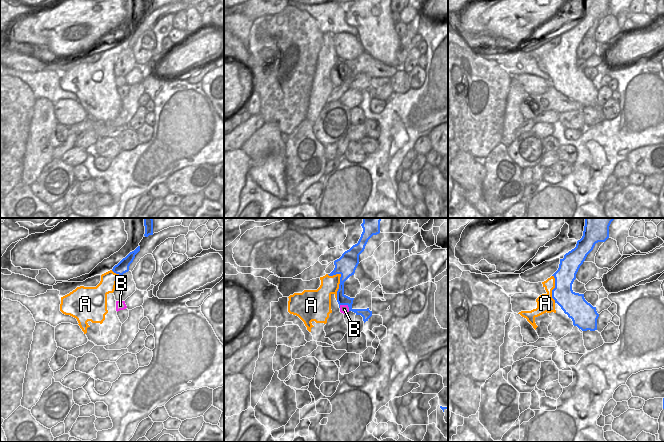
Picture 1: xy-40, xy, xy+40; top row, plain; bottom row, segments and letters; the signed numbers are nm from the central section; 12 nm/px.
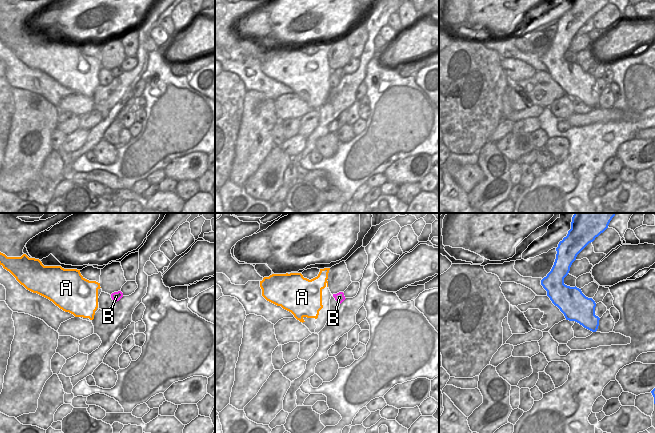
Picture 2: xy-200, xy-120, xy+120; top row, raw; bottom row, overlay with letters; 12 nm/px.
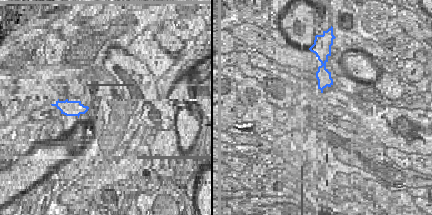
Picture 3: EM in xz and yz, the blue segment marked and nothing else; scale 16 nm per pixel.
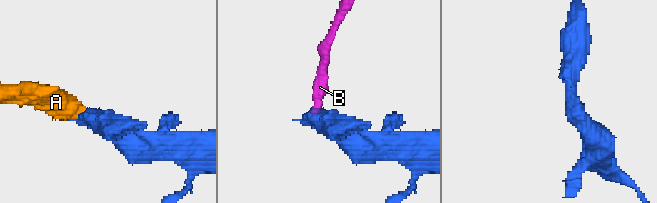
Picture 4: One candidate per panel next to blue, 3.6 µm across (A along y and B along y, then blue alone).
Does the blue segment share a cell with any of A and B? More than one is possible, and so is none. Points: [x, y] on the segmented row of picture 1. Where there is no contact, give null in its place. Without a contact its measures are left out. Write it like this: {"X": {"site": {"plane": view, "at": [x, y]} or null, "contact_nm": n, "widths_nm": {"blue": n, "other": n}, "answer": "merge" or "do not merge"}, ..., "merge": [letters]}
{"A": {"site": {"plane": "xy", "at": [340, 281]}, "contact_nm": 340, "widths_nm": {"blue": 240, "other": 220}, "answer": "merge"}, "B": {"site": {"plane": "xy", "at": [345, 304]}, "contact_nm": 150, "widths_nm": {"blue": 130, "other": 100}, "answer": "do not merge"}, "merge": ["A"]}

